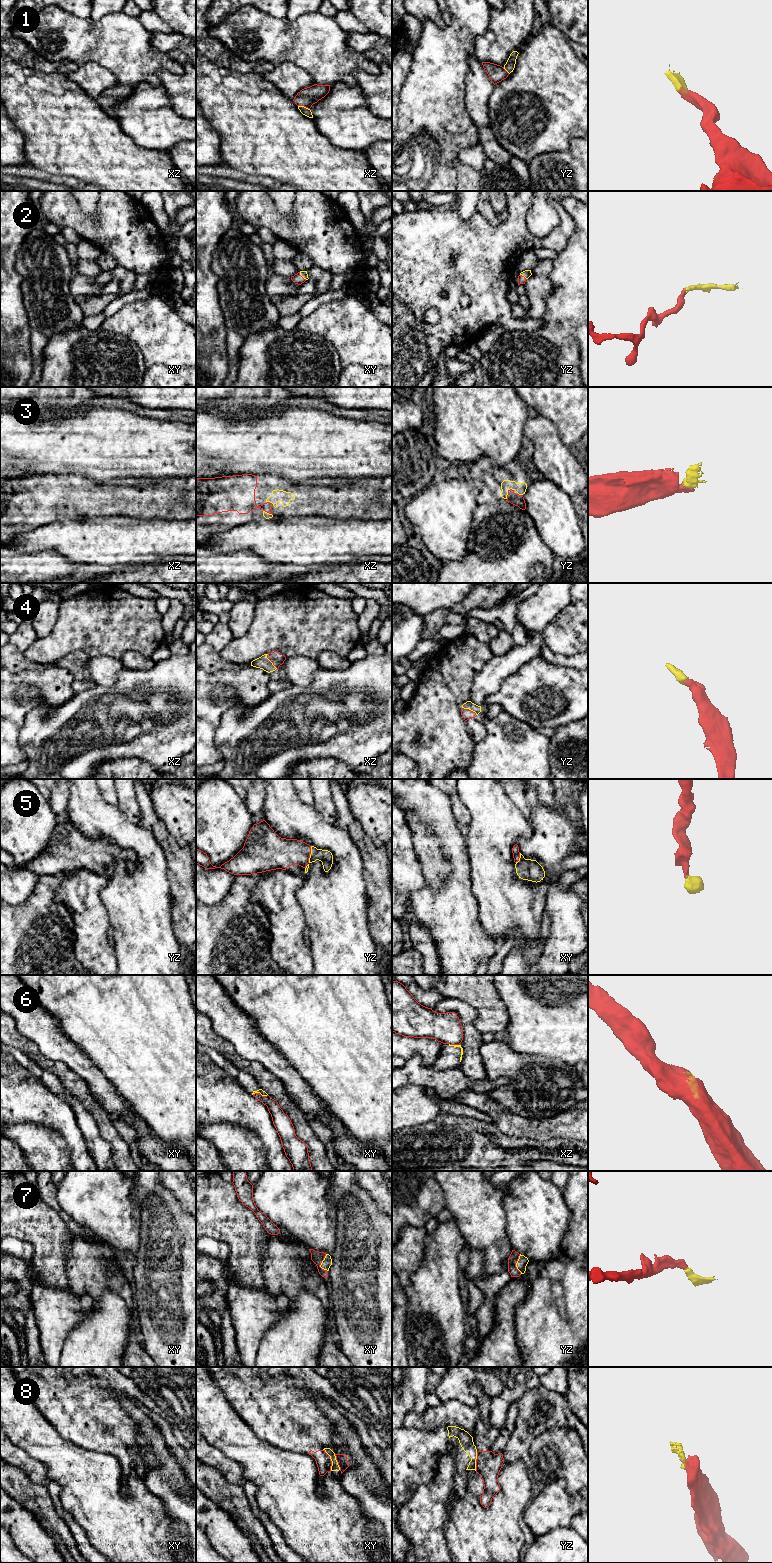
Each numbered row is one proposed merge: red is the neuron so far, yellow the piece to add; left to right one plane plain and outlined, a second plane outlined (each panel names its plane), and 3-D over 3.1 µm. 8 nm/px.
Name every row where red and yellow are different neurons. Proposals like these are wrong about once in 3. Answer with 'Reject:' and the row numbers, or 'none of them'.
Reject: 6, 8

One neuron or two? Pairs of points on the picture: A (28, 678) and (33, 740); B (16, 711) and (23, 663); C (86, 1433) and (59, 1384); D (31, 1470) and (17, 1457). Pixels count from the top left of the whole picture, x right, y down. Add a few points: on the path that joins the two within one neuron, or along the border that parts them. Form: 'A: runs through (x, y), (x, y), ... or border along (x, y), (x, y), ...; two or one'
A: border along (54, 706), (40, 704), (34, 707), (18, 729); two
B: border along (45, 667), (27, 666), (24, 669), (10, 671); two
C: runs through (74, 1421), (59, 1406), (59, 1396); one
D: runs through (28, 1467), (20, 1459); one

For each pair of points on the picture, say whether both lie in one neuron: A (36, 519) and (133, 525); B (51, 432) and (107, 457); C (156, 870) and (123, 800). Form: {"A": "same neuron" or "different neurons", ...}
{"A": "different neurons", "B": "same neuron", "C": "different neurons"}

